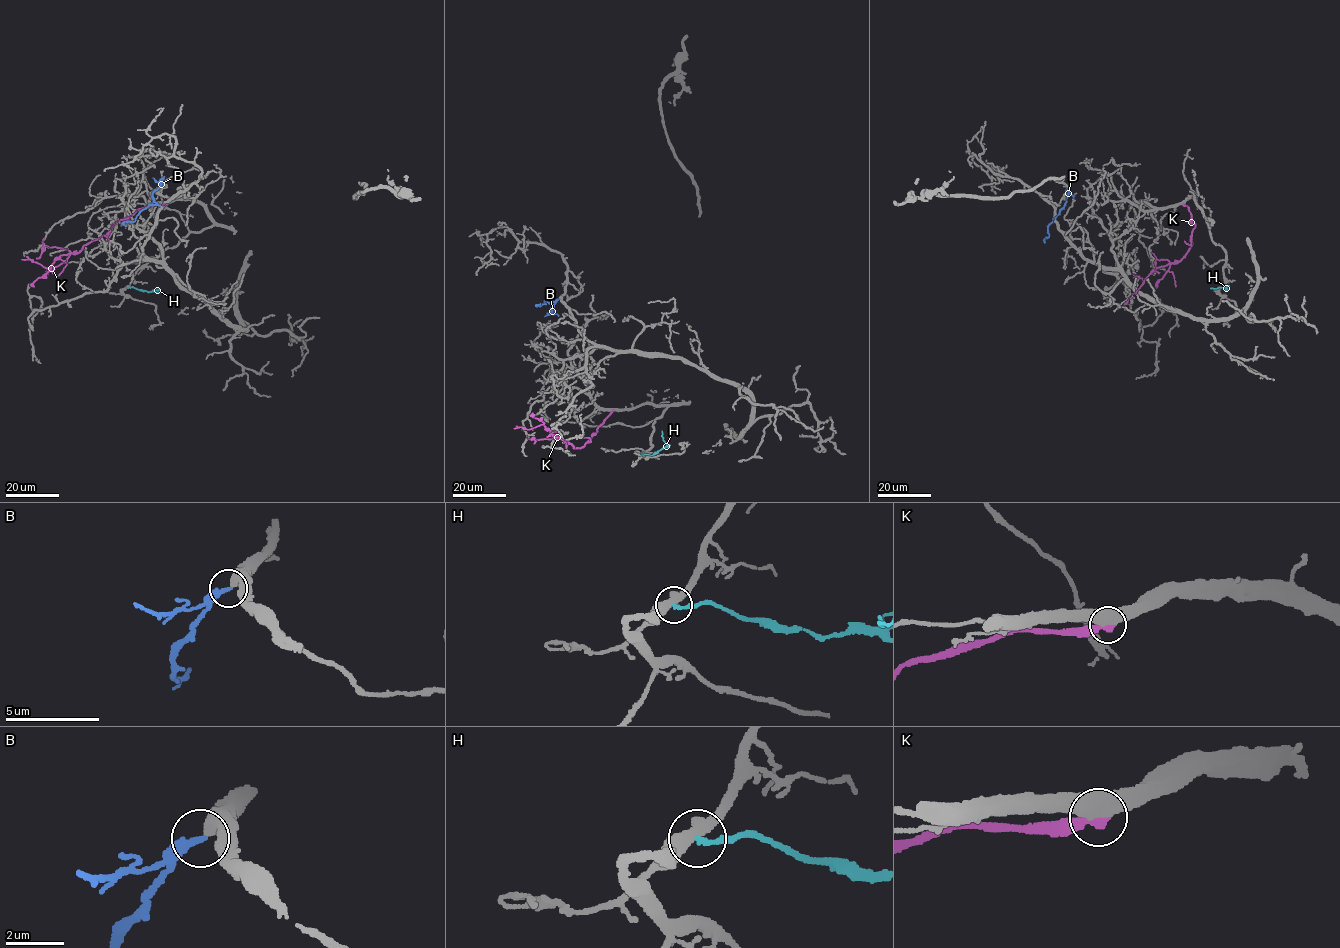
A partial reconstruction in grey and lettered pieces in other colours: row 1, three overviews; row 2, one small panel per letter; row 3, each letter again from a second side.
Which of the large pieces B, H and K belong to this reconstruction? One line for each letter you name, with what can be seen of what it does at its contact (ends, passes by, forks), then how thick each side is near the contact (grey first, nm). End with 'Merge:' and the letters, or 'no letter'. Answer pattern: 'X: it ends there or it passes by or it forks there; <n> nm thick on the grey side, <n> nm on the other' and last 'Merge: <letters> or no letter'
B: it ends there; 420 nm thick on the grey side, 320 nm on the other
Merge: B

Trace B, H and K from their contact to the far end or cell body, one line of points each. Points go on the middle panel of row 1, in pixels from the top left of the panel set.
B: (559, 299), (540, 303)
H: (640, 454), (653, 455), (664, 448), (666, 444), (662, 431)
K: (613, 410), (589, 442), (579, 448), (550, 433), (532, 413)

